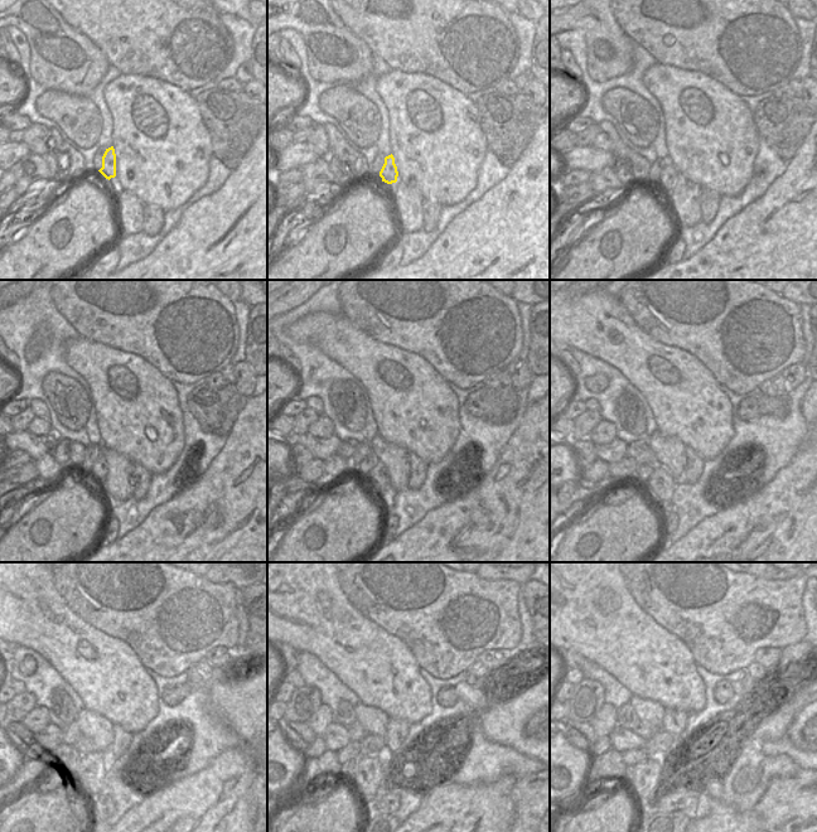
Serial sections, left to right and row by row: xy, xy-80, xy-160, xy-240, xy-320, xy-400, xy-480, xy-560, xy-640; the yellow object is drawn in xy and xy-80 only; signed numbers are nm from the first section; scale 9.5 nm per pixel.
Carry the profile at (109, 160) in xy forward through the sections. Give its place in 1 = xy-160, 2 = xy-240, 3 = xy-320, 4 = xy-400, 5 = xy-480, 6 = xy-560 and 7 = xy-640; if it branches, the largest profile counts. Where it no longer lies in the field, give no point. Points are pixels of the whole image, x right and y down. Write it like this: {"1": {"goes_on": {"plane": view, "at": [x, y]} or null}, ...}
{"1": {"goes_on": {"plane": "xy-160", "at": [668, 174]}}, "2": {"goes_on": {"plane": "xy-240", "at": [98, 470]}}, "3": {"goes_on": {"plane": "xy-320", "at": [378, 475]}}, "4": {"goes_on": {"plane": "xy-400", "at": [661, 485]}}, "5": {"goes_on": {"plane": "xy-480", "at": [90, 773]}}, "6": {"goes_on": {"plane": "xy-560", "at": [370, 775]}}, "7": {"goes_on": {"plane": "xy-640", "at": [649, 777]}}}

